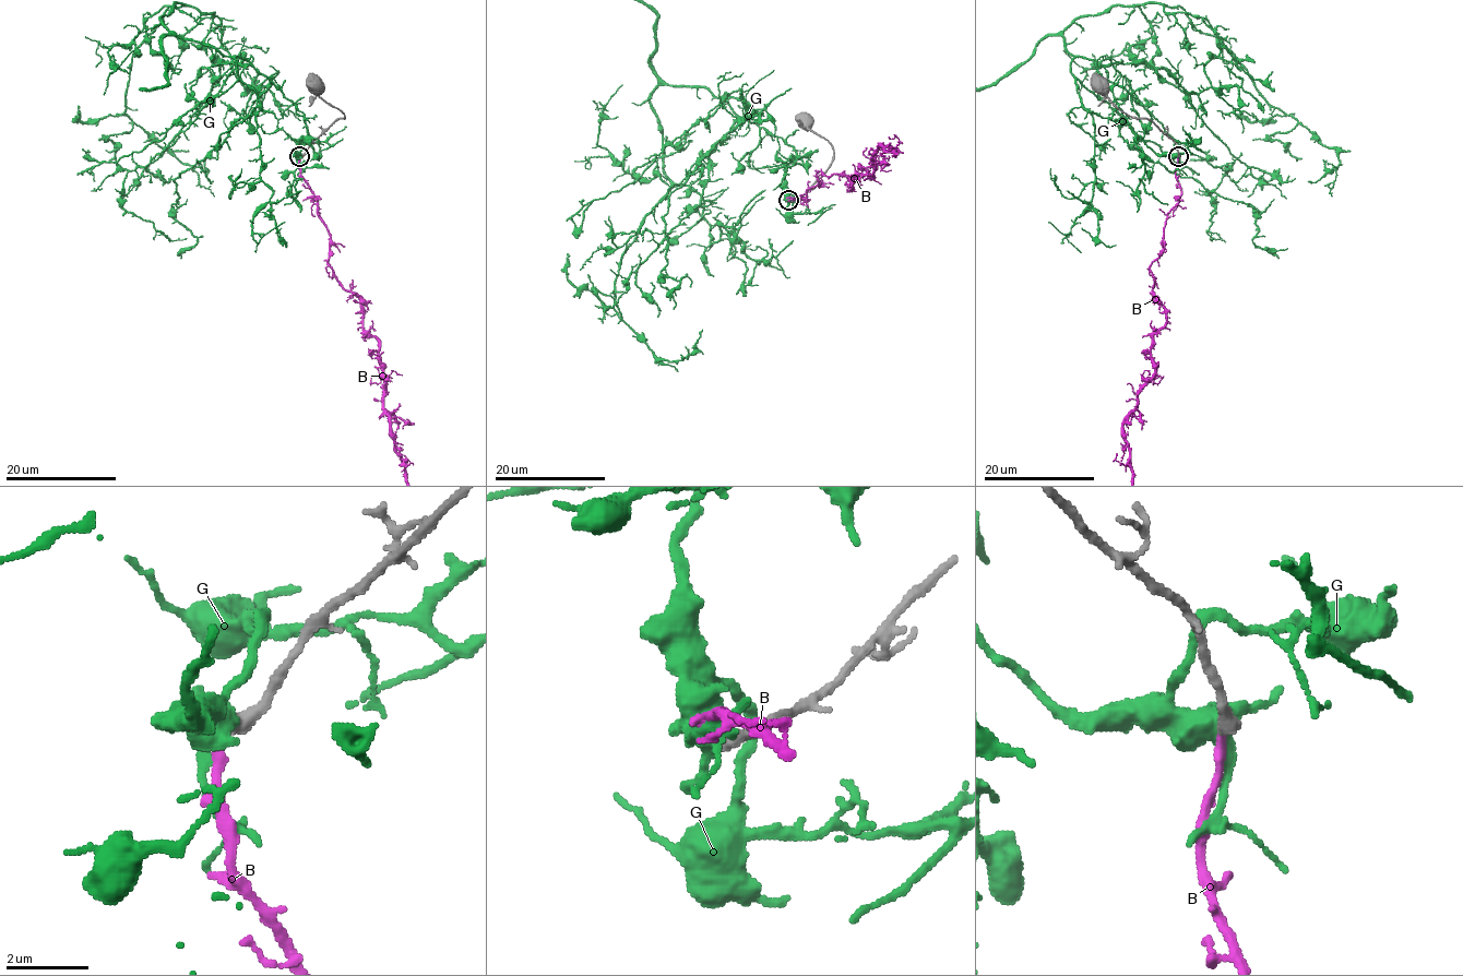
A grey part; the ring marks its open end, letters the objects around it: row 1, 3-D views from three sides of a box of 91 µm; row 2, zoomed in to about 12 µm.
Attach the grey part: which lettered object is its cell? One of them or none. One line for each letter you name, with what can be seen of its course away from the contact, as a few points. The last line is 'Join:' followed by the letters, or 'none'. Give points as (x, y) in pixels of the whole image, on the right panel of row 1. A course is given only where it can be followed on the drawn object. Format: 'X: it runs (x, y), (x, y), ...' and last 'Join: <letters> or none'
B: it runs (1178, 157), (1181, 193), (1150, 268), (1166, 323), (1151, 342), (1154, 376), (1123, 424)
Join: B

